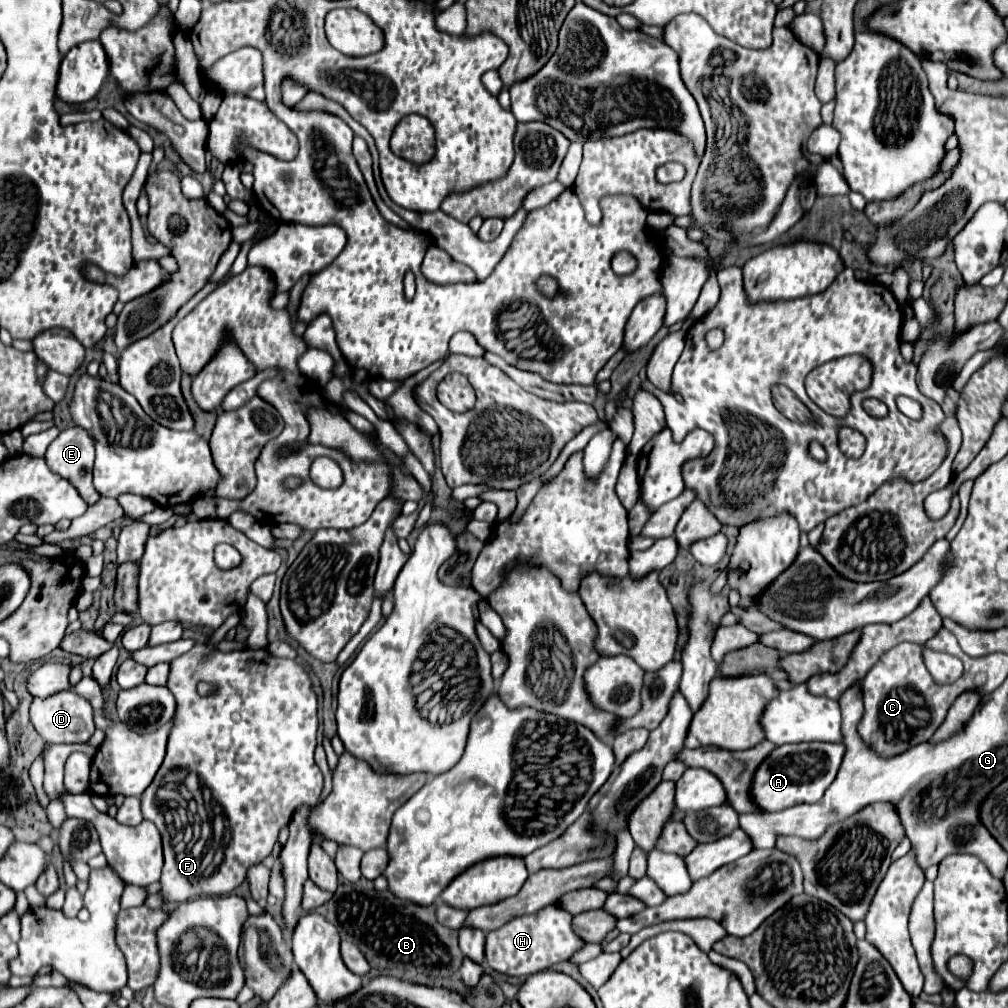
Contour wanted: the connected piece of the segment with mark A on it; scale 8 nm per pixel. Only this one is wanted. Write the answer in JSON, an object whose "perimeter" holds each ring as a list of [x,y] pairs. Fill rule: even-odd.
{"perimeter":[[[800,742],[778,746],[754,776],[754,798],[764,812],[780,812],[796,804],[812,804],[822,798],[826,788],[834,782],[844,760],[846,746],[828,742]]]}

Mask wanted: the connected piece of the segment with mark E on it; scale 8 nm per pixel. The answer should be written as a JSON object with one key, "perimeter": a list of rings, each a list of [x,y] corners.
{"perimeter":[[[70,426],[62,430],[48,446],[44,460],[54,474],[70,480],[88,504],[96,504],[102,498],[92,484],[94,444],[82,428]]]}

